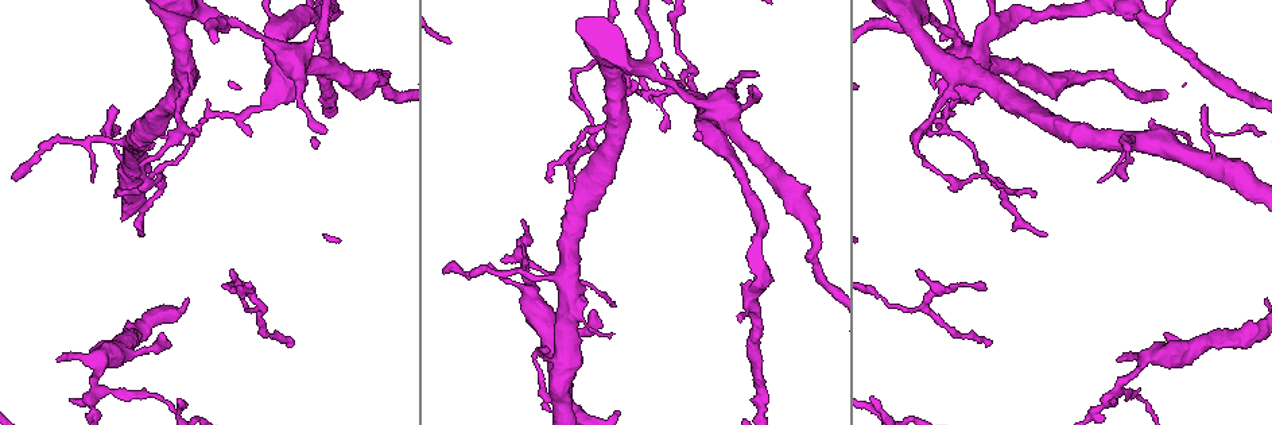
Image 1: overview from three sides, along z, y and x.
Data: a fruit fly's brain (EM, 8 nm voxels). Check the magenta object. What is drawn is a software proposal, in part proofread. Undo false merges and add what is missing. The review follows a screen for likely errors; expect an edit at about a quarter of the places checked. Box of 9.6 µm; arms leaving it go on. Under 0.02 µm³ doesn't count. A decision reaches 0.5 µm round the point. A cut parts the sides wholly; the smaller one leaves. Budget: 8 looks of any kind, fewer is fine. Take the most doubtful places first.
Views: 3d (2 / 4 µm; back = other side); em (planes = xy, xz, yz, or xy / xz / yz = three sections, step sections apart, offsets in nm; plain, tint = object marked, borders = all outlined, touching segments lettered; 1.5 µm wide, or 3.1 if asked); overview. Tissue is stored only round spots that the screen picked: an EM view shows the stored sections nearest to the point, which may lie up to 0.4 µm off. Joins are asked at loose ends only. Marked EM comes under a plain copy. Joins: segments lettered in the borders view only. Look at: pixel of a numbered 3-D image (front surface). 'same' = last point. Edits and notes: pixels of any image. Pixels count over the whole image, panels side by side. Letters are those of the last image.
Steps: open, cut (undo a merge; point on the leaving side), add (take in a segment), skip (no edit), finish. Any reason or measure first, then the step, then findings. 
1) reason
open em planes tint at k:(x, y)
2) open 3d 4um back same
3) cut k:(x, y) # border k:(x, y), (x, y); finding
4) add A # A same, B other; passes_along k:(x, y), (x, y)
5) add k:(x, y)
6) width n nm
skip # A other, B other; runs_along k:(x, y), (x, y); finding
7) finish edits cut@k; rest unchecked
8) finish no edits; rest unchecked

thin end
open 3d 2um at 1:(915, 272)

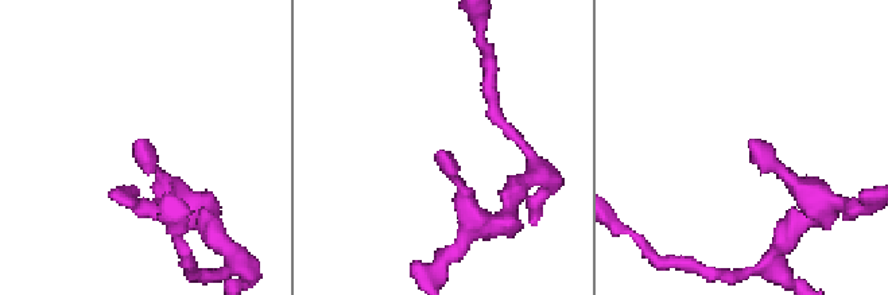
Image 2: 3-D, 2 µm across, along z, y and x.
open em yz step 8 borders at 2:(139, 142)

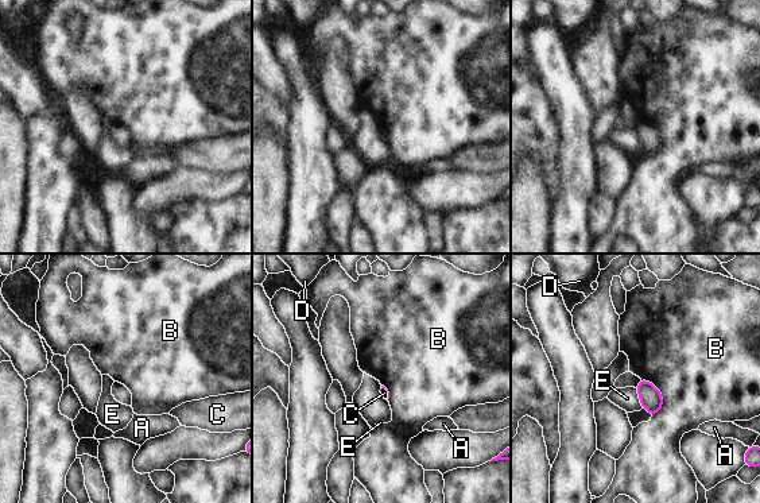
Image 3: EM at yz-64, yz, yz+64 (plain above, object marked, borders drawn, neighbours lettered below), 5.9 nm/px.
another direction
open em planes borders same

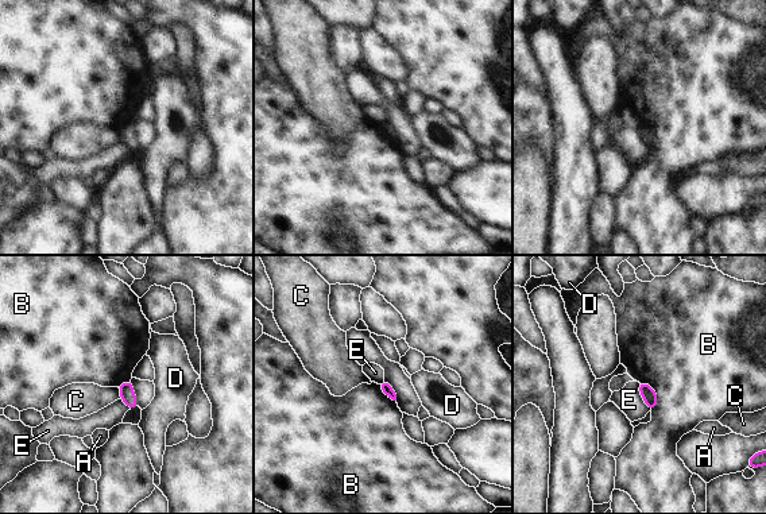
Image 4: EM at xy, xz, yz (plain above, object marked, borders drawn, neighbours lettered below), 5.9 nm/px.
skip # A other, B other, C other, D other, E other; border 4:(638, 381), (656, 393), (652, 412); no lettered segment goes on from it

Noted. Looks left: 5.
stops while still wide
open em xz step 8 tint at 1:(584, 298)

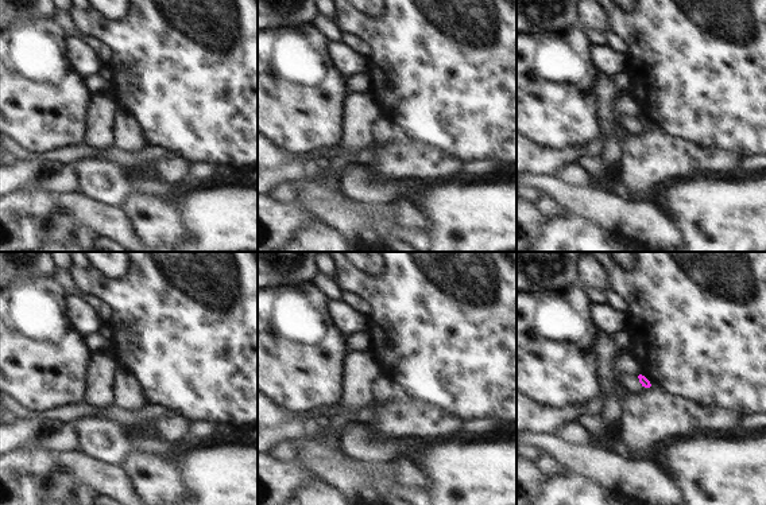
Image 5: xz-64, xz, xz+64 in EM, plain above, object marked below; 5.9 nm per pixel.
another direction
open em planes borders same

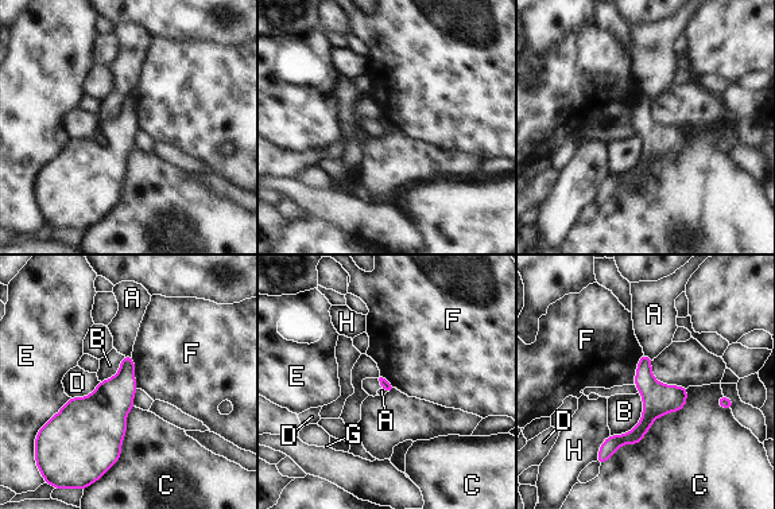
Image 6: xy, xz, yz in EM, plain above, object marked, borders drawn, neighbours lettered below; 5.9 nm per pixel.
skip # A other, B other, C other, D other, E other, F other, G other, H other; runs_along 6:(646, 358), (650, 415), (604, 453); no lettered segment goes on from it

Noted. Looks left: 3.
free end
open em planes tint at 1:(191, 86)

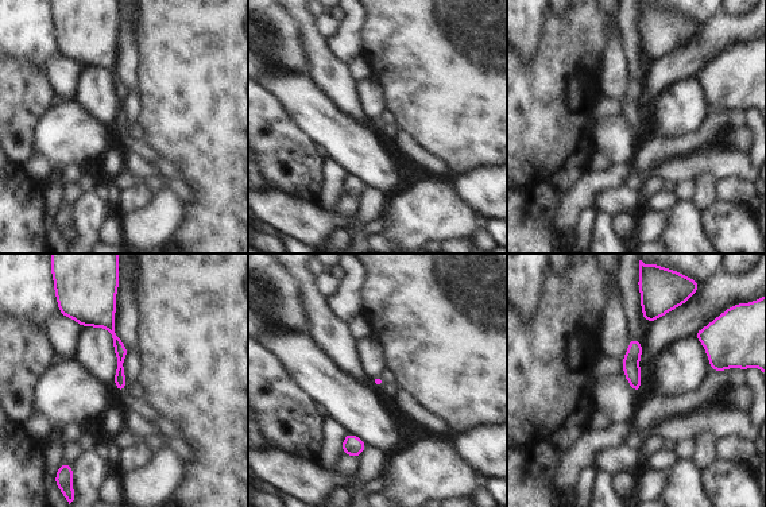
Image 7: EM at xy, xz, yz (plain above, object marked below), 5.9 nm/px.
open em planes borders same

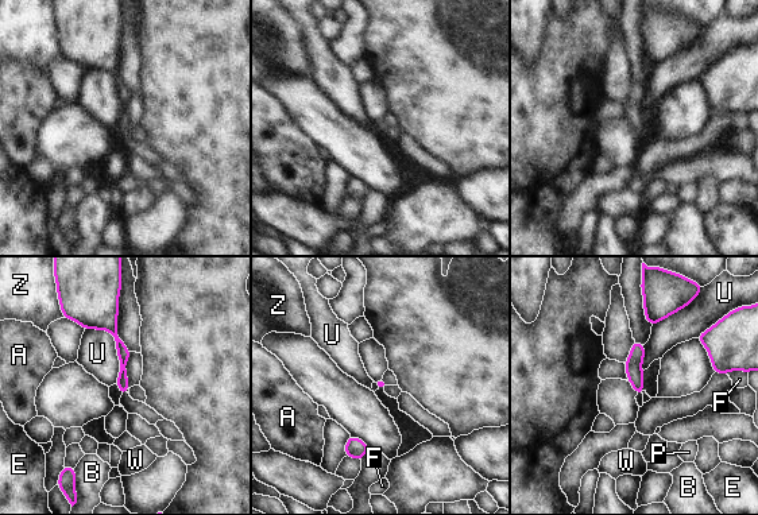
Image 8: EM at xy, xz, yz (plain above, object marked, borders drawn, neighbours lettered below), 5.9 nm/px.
skip # A other, B other, E other, F other, P other, U other, W other, Z other; none of them fits

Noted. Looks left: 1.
finish no edits; rest unchecked

